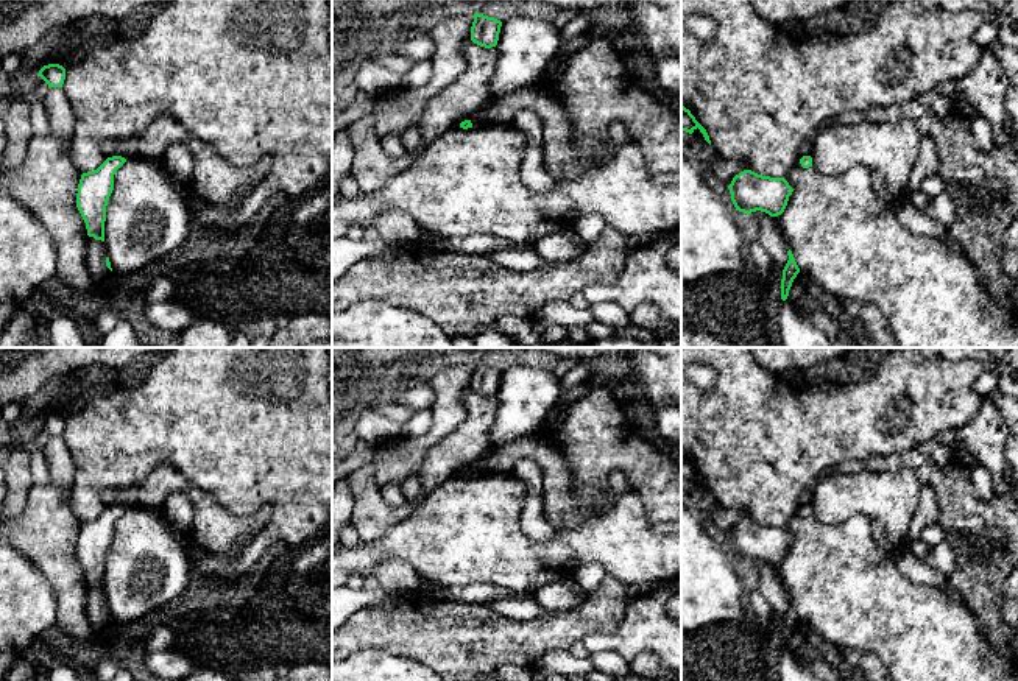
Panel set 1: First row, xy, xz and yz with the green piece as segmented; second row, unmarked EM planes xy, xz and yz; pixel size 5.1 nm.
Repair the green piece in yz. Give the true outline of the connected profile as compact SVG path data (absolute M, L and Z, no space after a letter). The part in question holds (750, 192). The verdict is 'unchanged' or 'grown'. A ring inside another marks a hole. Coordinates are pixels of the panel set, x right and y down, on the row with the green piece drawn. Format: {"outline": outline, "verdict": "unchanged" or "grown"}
{"outline": "M744 170L728 185L736 210L750 215L761 210L770 217L784 212L794 189L784 178L770 178Z", "verdict": "unchanged"}

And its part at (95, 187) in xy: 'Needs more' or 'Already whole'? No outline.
Already whole

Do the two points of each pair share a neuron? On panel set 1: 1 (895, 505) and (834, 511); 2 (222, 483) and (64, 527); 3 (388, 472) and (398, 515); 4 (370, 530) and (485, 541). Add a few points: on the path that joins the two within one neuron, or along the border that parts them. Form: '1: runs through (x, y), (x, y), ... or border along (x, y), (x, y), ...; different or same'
1: runs through (880, 505), (850, 505); same
2: border along (69, 497), (72, 513), (81, 522); different
3: border along (371, 460), (374, 480), (379, 486); different
4: border along (415, 510), (378, 539), (371, 543), (360, 541); different

